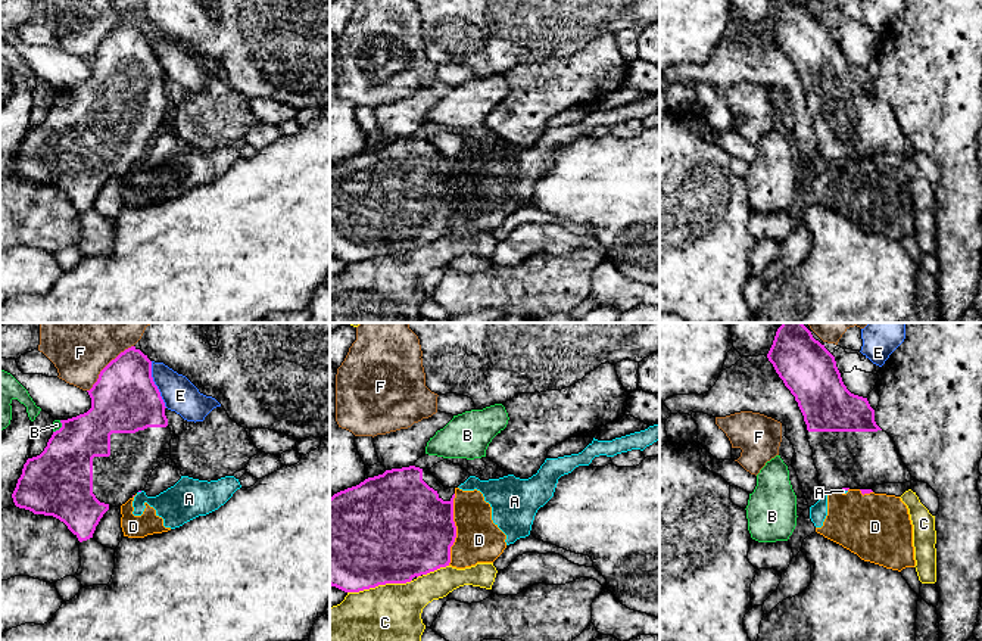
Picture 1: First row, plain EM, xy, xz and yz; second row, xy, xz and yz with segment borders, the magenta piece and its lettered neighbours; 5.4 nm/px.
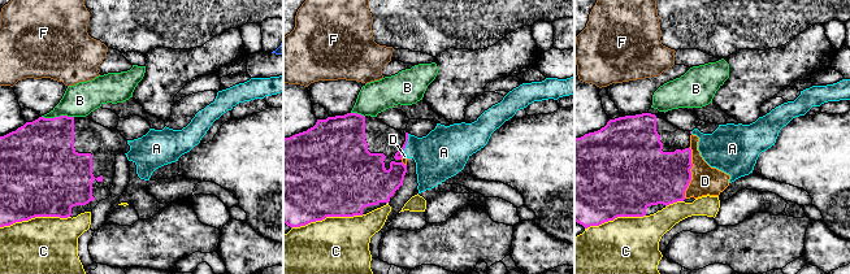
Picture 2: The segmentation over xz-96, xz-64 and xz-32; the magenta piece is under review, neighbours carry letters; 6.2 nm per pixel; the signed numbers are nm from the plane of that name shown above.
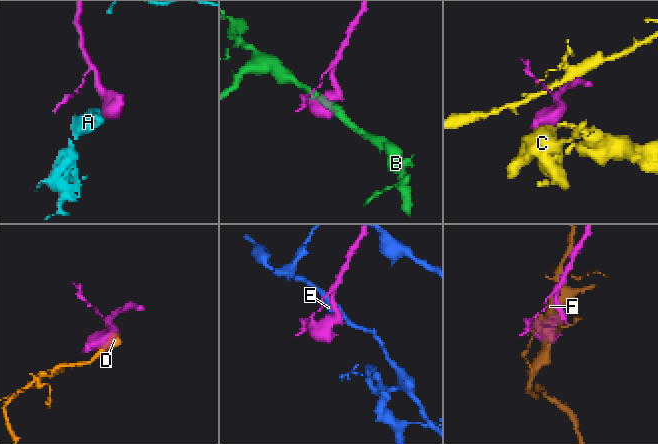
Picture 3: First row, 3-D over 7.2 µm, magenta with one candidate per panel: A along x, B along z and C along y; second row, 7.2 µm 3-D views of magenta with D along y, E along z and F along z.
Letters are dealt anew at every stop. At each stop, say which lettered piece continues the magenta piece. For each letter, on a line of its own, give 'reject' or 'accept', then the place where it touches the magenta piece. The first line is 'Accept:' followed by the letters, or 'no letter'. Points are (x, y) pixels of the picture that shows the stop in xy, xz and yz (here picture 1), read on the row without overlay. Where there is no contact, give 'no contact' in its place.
Accept: no letter
A: reject; meets magenta in yz at (844, 159)
B: reject; meets magenta in xy at (61, 97)
C: reject; meets magenta in xz at (379, 254)
D: reject; meets magenta in xz at (455, 199)
E: reject; meets magenta in xy at (155, 55)
F: reject; meets magenta in xy at (106, 36)

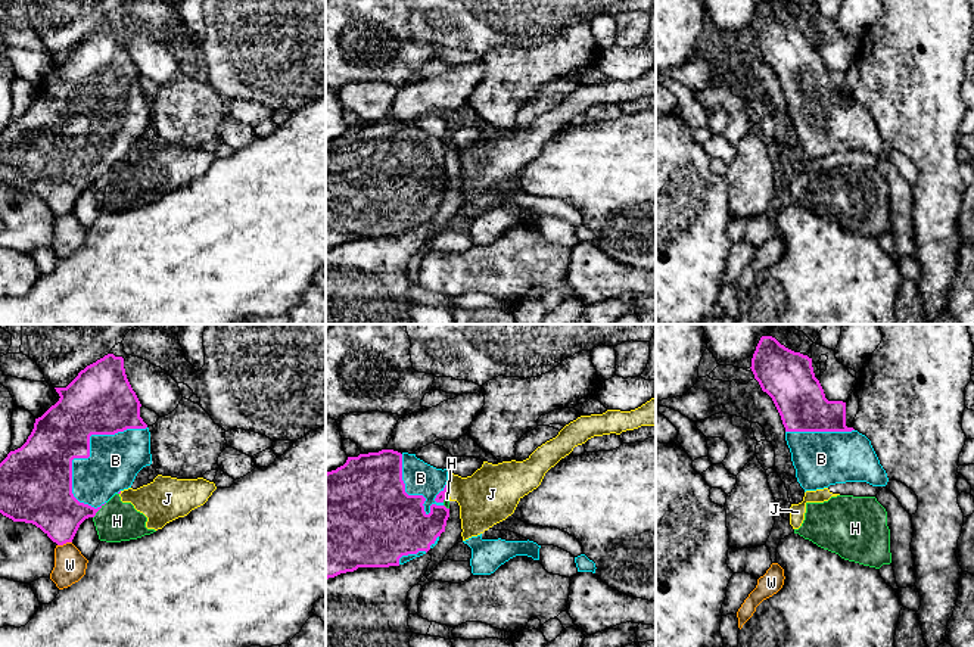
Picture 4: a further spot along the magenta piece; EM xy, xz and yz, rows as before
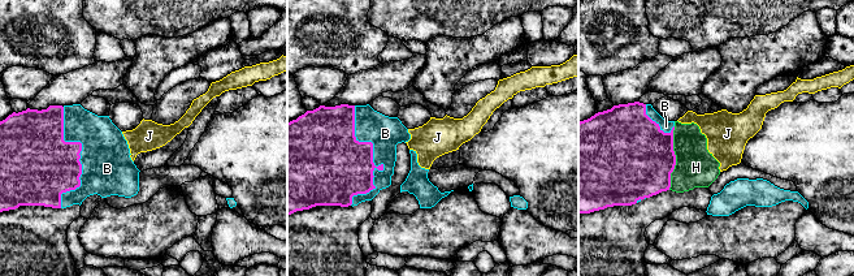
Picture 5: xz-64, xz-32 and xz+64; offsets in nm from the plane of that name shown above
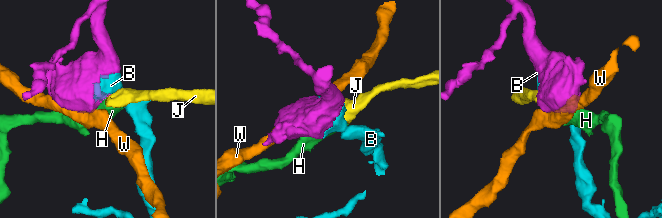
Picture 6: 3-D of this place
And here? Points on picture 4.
Accept: B
B: accept; meets magenta in xy at (89, 118)
H: reject; meets magenta in xy at (99, 179)
J: reject; meets magenta in xz at (448, 154)
W: reject; meets magenta in xy at (64, 212)

